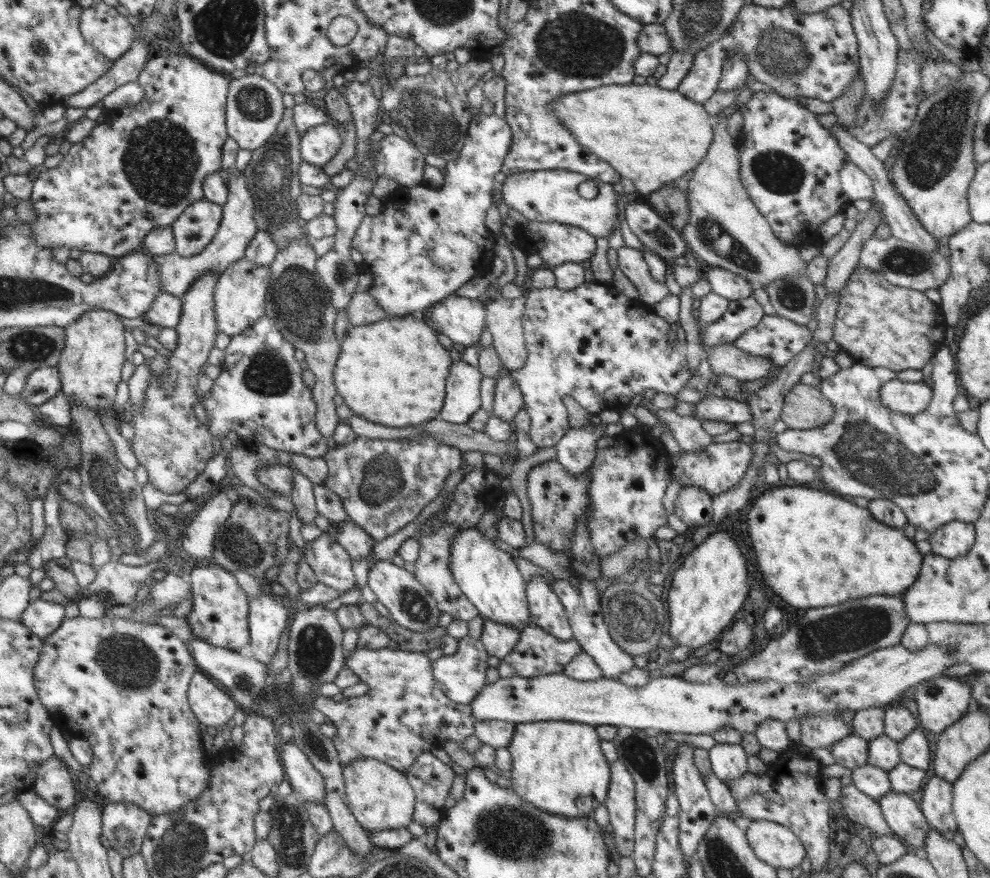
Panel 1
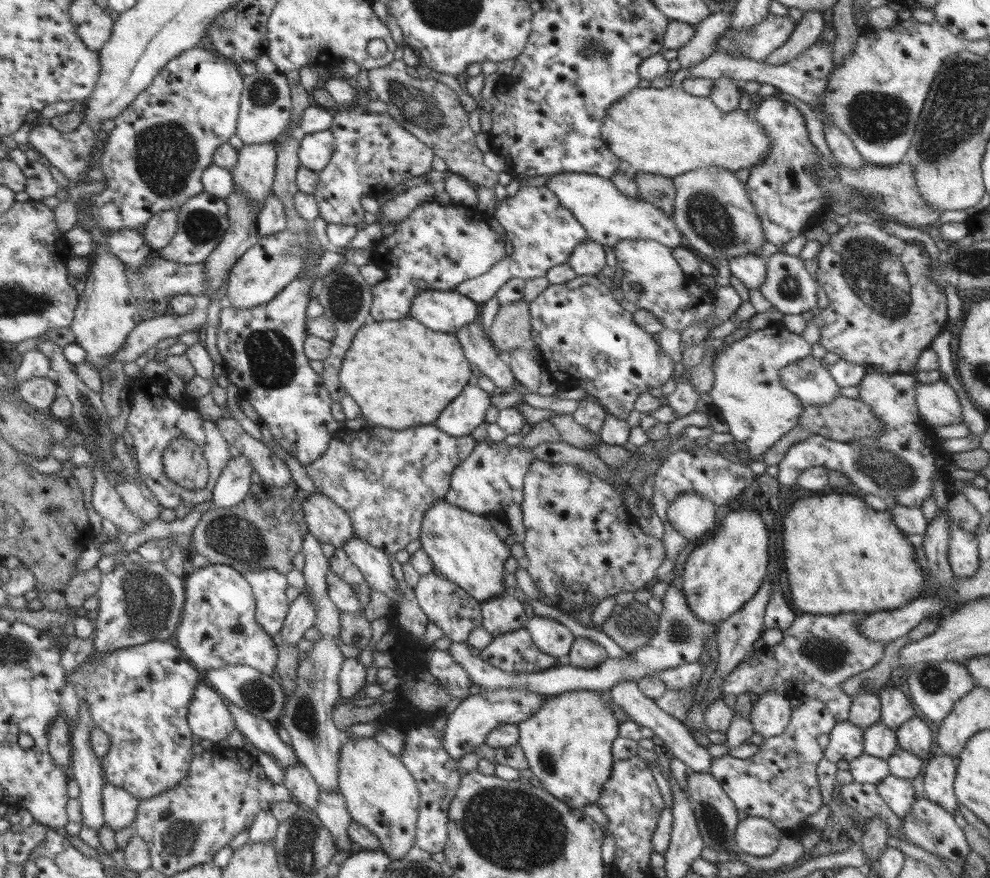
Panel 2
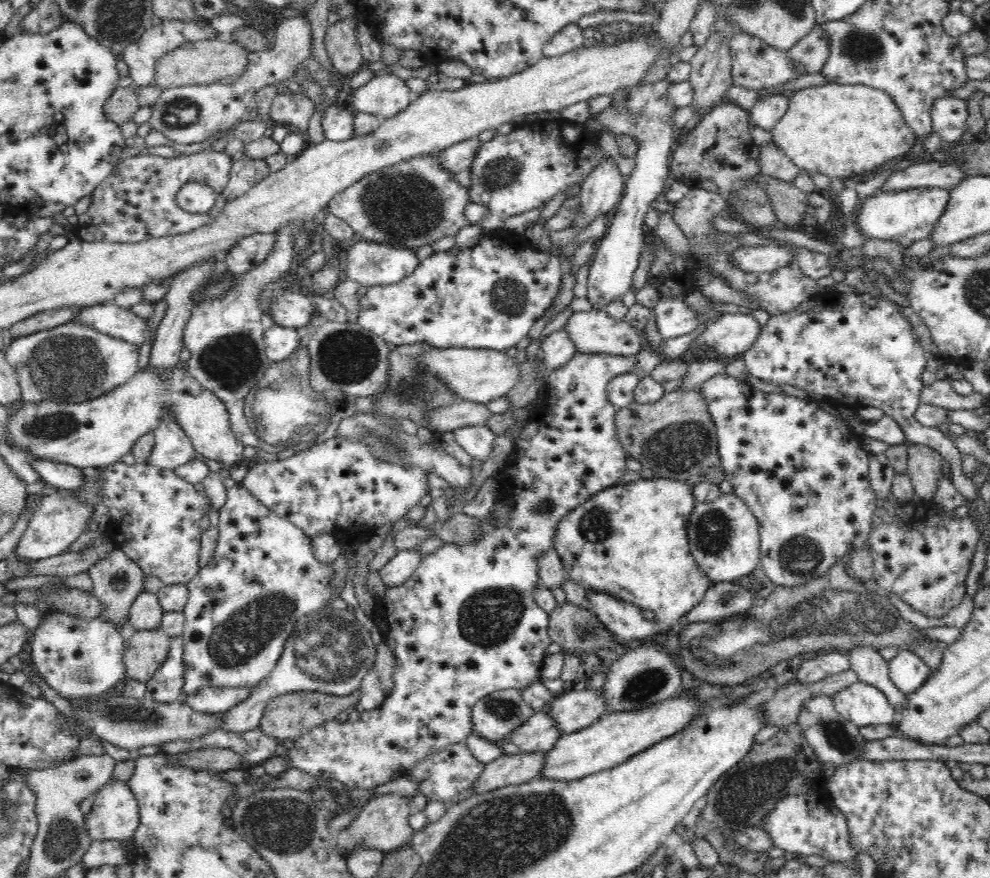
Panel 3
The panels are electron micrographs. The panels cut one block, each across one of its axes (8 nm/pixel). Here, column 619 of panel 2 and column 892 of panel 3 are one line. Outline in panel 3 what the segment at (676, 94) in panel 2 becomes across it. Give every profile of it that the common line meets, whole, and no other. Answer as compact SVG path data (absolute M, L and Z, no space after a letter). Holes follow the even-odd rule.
M830 82L822 86L795 91L790 97L788 112L776 123L771 133L776 147L800 170L847 180L850 180L851 176L860 176L860 174L876 170L896 157L905 158L907 153L914 148L917 137L908 127L898 105L890 99L887 92L861 84Z

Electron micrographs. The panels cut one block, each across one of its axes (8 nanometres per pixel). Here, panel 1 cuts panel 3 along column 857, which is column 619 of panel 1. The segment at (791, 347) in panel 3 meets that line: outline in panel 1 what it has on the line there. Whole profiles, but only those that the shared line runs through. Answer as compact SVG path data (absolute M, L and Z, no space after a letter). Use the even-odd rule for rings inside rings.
M586 279L580 286L565 290L556 288L530 289L526 295L522 316L526 344L526 364L510 371L515 388L522 394L524 410L530 415L528 436L537 448L555 447L571 428L563 396L572 396L591 415L606 408L618 410L646 389L676 396L691 379L686 353L688 348L670 348L668 331L674 326L655 313L652 306L639 298L622 295L611 284Z

